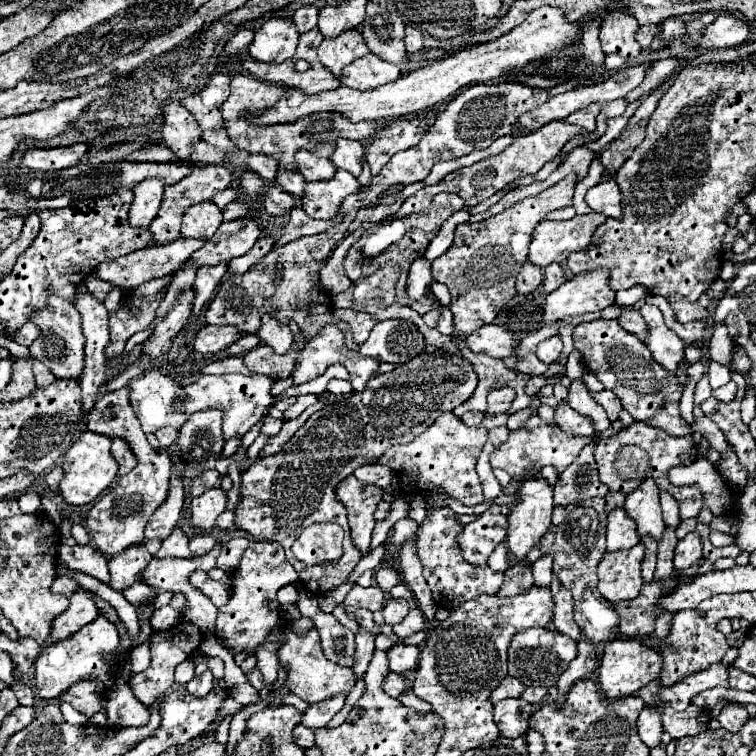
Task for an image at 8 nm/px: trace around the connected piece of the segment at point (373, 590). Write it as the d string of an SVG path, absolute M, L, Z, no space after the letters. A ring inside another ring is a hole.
M353 586L351 592L345 598L345 606L359 606L359 608L367 608L371 612L383 608L385 602L385 594L381 588L377 586L369 586L369 588L361 588L361 586Z

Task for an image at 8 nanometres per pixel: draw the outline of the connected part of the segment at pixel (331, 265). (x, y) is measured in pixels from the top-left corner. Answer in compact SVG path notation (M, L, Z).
M363 224L361 228L357 228L353 234L349 234L329 256L329 262L321 268L319 272L319 280L321 280L321 286L325 288L325 292L329 294L339 294L339 292L345 292L349 286L351 286L351 280L347 278L345 274L345 268L343 268L343 260L347 256L347 250L351 248L351 244L361 238L367 230L367 224Z

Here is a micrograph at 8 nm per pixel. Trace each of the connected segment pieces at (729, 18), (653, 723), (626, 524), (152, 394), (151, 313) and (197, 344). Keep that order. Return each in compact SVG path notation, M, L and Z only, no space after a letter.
M723 12L717 16L713 24L707 26L705 36L699 40L703 48L735 48L747 40L749 24L745 20L737 20L733 12Z
M643 708L639 718L637 718L637 732L639 738L649 746L649 748L657 748L661 744L661 734L663 734L663 726L661 726L661 714Z
M611 510L607 516L607 552L633 548L635 544L639 544L635 522L625 514L625 510Z
M147 370L143 376L135 378L129 388L131 388L131 406L143 426L145 434L153 434L161 428L175 428L179 430L189 416L201 410L217 408L223 412L223 438L241 438L245 436L271 408L273 404L273 390L275 380L265 374L225 374L225 376L201 376L197 382L181 386L173 382L173 378Z
M125 296L121 300L121 308L115 314L109 314L109 330L111 330L111 342L105 350L105 354L111 356L119 356L125 348L125 342L139 330L145 330L151 320L155 318L157 306L161 300L155 302L147 302L141 298L133 298L133 296Z
M205 326L197 332L197 336L193 340L193 348L197 352L203 352L203 354L215 354L215 352L221 352L223 348L227 348L229 344L233 344L239 338L241 338L241 334L235 328Z

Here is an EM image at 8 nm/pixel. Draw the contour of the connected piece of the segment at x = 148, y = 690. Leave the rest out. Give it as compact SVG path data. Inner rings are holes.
M181 622L175 628L165 630L165 632L155 632L153 640L151 640L151 666L145 672L133 674L129 678L129 686L131 686L133 696L141 704L151 706L159 696L163 696L173 686L173 672L175 672L175 668L183 660L187 660L191 656L191 652L195 652L199 648L199 644L201 644L201 632L193 624L189 624L189 622Z

